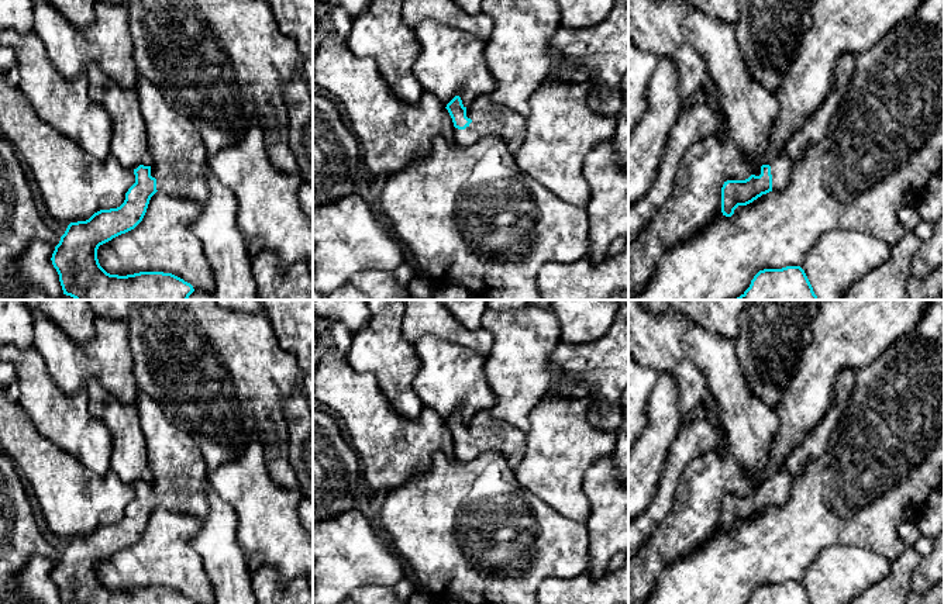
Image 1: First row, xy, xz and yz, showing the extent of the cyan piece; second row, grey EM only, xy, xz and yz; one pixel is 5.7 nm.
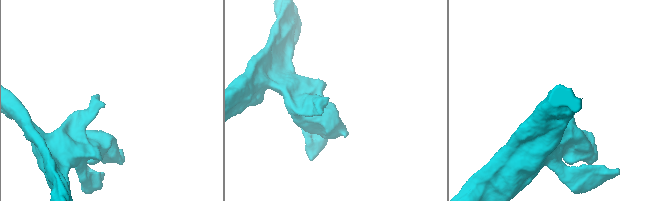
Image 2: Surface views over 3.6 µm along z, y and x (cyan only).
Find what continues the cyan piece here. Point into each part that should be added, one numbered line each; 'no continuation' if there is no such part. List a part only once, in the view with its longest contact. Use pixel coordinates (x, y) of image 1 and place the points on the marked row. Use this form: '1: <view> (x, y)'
1: yz (781, 165)

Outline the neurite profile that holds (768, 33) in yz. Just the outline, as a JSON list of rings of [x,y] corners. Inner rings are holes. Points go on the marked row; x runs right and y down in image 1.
[[[740,0],[735,37],[751,77],[775,94],[797,48],[812,25],[812,7],[817,0]]]

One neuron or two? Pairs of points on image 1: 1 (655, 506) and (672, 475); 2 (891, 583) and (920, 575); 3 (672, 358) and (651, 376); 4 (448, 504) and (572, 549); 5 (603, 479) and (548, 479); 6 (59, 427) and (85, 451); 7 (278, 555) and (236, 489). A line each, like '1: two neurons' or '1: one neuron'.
1: one neuron
2: two neurons
3: two neurons
4: one neuron
5: two neurons
6: one neuron
7: one neuron

